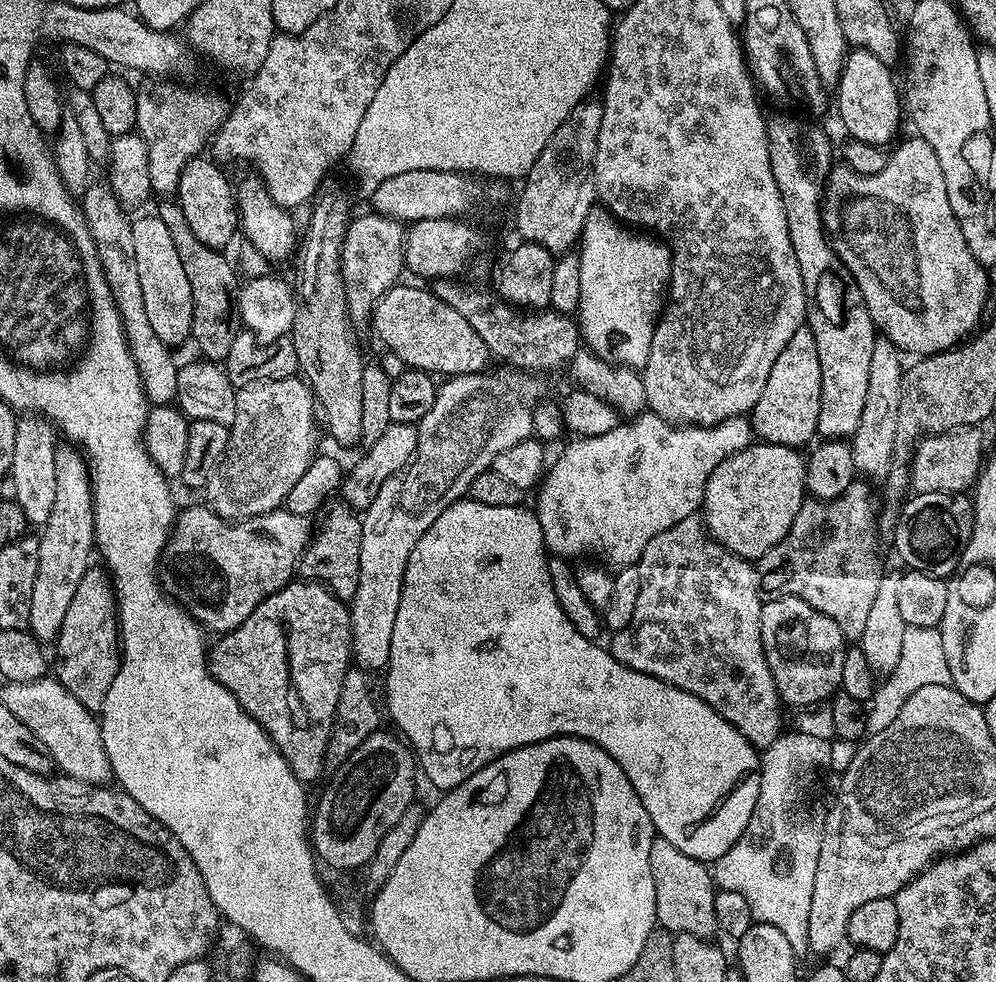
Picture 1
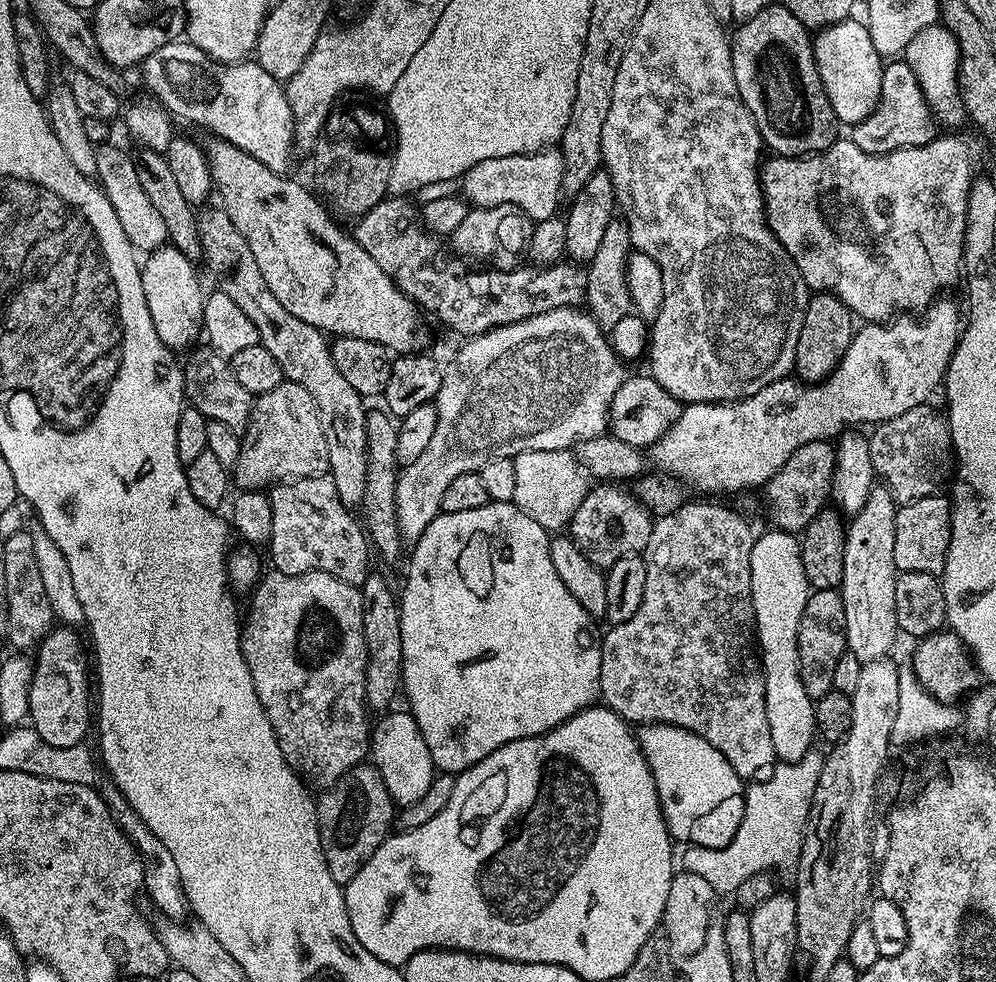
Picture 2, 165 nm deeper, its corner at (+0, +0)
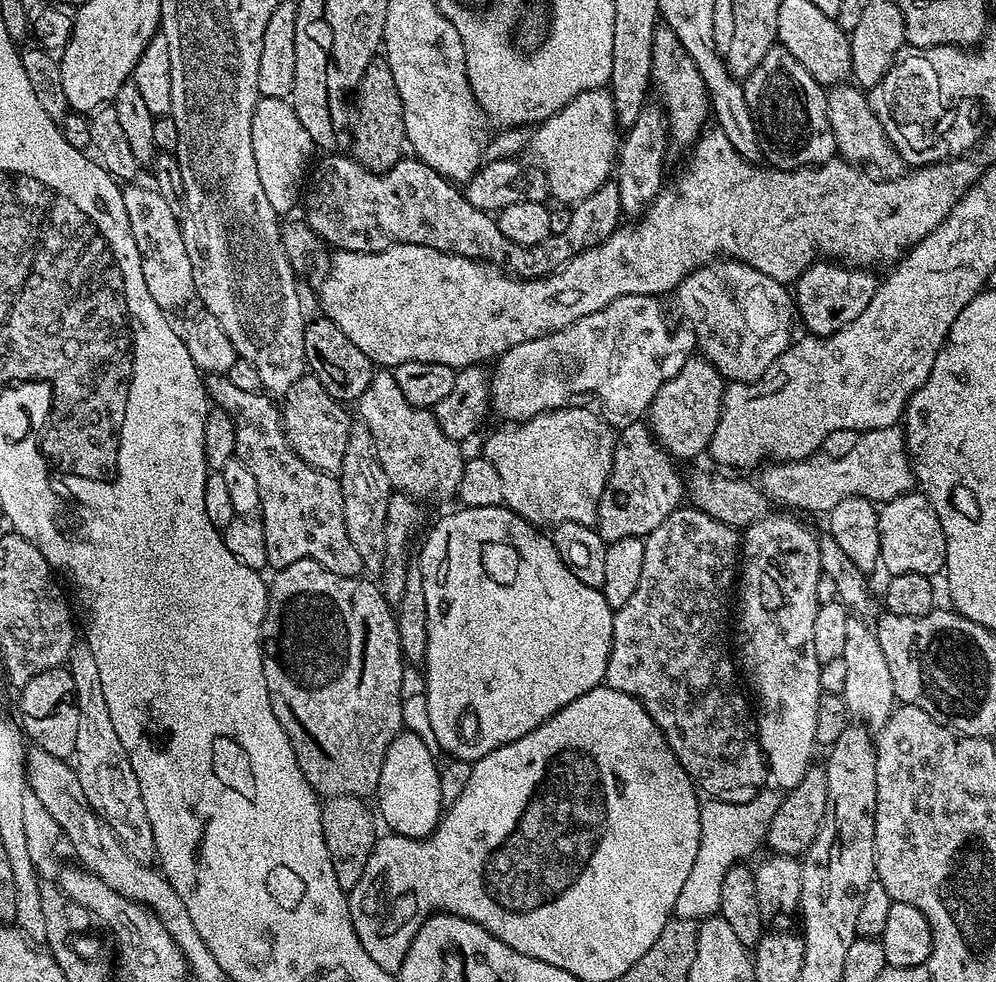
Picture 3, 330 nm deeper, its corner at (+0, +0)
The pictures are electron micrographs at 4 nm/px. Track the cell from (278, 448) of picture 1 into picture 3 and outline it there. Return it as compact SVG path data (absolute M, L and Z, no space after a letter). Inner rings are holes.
M310 374L300 376L298 382L294 382L294 386L290 386L290 390L283 393L282 419L288 443L311 468L317 468L319 472L336 474L342 466L348 432L353 426L353 421L348 420L348 412L344 408L347 407L326 394L322 382L318 382L318 378Z

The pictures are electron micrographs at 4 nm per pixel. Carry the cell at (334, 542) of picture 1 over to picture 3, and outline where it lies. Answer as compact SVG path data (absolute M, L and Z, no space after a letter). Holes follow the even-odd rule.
M212 374L207 377L206 387L208 399L217 408L225 408L231 412L236 422L236 456L246 464L247 470L254 474L258 482L258 498L260 507L259 519L264 521L264 533L266 534L266 558L268 568L279 570L290 566L294 562L313 560L326 570L343 576L360 576L364 572L362 558L350 542L350 534L346 534L346 518L342 510L342 490L340 481L335 475L319 472L317 468L311 468L288 443L288 436L284 432L284 422L281 409L271 395L263 391L251 392L250 390L238 390L234 382L228 380L227 375Z

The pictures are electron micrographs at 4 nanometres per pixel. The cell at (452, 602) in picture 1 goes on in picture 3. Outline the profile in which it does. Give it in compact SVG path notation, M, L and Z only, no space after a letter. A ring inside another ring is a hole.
M463 506L457 507L457 512L452 512L449 516L444 516L432 529L427 529L428 537L424 540L424 545L420 548L420 557L418 563L422 570L422 590L426 590L426 626L428 627L428 641L426 642L426 658L422 671L424 671L424 685L422 691L424 697L428 699L430 706L430 727L434 730L434 738L438 742L440 752L447 754L449 757L457 760L466 760L475 762L483 758L486 754L490 754L490 750L498 750L502 746L506 746L510 742L514 742L518 738L522 738L526 734L530 734L530 730L534 730L538 726L542 726L542 722L546 722L558 710L562 710L568 705L571 700L578 699L582 694L586 694L591 688L601 687L604 680L604 671L608 665L608 655L612 649L612 617L614 609L606 602L604 593L599 588L591 588L582 582L578 582L578 578L574 578L574 574L570 574L570 570L566 566L566 562L562 562L562 558L558 554L558 550L554 546L551 535L544 536L539 527L530 523L528 520L522 519L517 512L512 511L507 506L495 508L494 506L486 506L485 508L466 508Z

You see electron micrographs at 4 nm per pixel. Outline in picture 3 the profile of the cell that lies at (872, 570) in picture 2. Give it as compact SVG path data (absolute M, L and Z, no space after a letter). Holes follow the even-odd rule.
M849 618L846 622L846 650L843 655L846 662L846 686L842 695L849 717L869 729L879 730L894 711L897 698L886 657L882 655L882 646L878 646L875 631L869 625L867 628L864 623L860 618Z

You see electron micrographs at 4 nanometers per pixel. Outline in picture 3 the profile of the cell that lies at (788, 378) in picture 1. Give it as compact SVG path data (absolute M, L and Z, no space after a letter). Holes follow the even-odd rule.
M817 262L800 275L794 285L794 308L798 320L805 324L811 335L819 338L829 336L842 330L866 306L870 306L870 298L874 298L878 276L875 271L855 266L845 266L840 262Z

